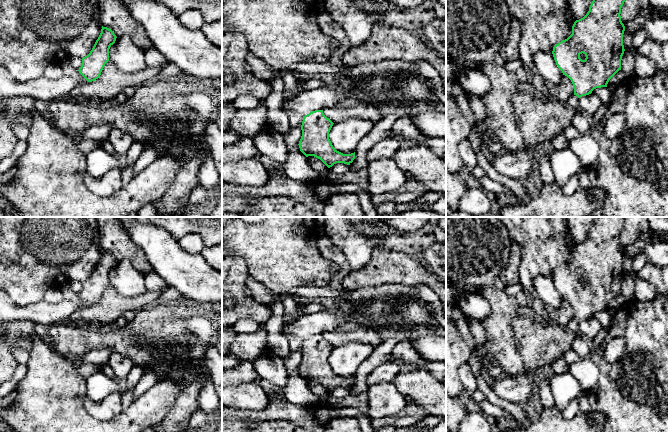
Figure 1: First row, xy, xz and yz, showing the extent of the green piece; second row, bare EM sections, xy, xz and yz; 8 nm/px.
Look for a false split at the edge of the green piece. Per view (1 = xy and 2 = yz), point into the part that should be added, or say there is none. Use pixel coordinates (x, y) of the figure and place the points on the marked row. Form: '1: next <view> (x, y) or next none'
1: next none
2: next none

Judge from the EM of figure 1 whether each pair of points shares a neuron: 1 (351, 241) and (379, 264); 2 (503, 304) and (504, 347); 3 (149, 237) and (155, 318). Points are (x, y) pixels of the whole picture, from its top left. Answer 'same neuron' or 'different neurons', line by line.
1: different neurons
2: same neuron
3: different neurons

